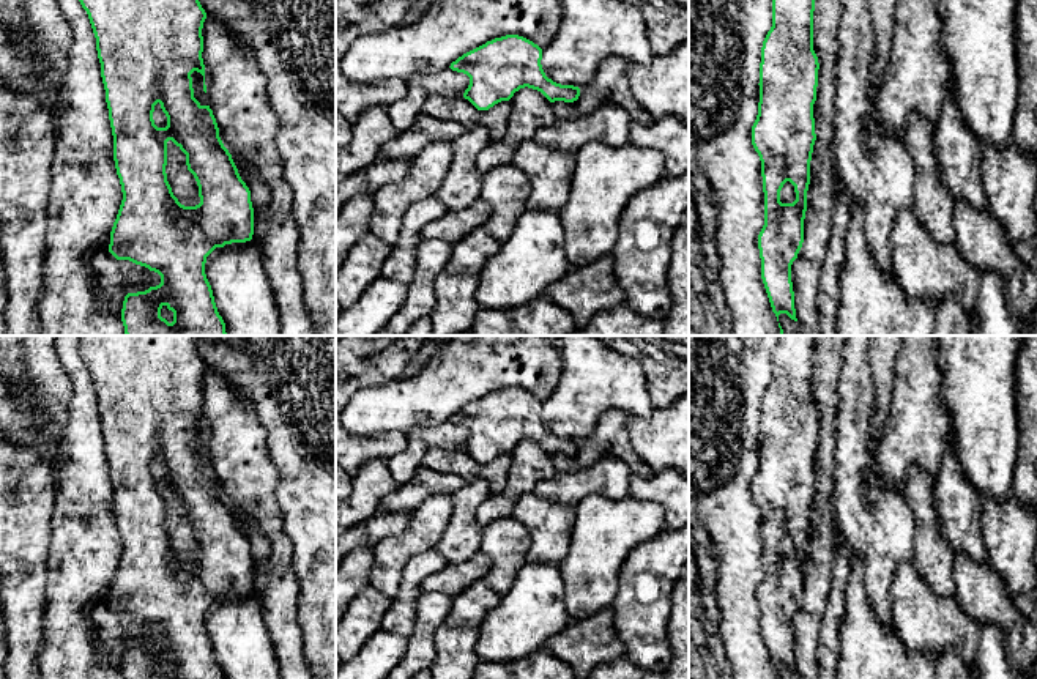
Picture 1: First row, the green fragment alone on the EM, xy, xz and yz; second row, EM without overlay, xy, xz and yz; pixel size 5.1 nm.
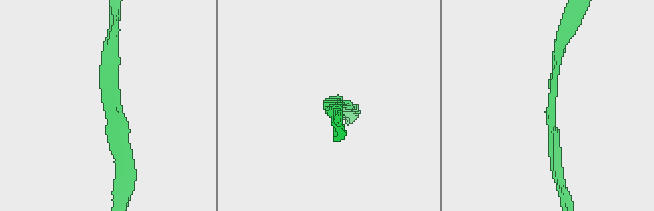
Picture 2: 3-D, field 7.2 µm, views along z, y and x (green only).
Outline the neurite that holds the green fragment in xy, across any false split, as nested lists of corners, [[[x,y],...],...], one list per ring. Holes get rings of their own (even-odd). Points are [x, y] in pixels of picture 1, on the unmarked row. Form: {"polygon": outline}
{"polygon": [[[80,336],[79,339],[79,354],[87,364],[95,391],[96,403],[101,416],[101,430],[106,443],[106,455],[109,462],[109,473],[113,488],[113,514],[117,528],[120,531],[123,553],[110,584],[109,605],[117,613],[129,613],[136,618],[145,619],[150,624],[154,624],[161,629],[161,636],[150,640],[145,644],[128,646],[123,654],[121,674],[123,679],[225,679],[222,670],[217,665],[211,638],[205,627],[206,610],[216,602],[224,600],[232,596],[246,596],[252,592],[254,588],[254,561],[251,555],[251,544],[246,536],[241,532],[238,521],[232,512],[232,507],[224,499],[219,490],[219,480],[213,463],[210,458],[202,458],[194,451],[192,430],[194,424],[203,429],[203,444],[206,446],[205,438],[205,417],[202,411],[203,405],[203,389],[202,381],[206,372],[206,365],[202,361],[197,350],[197,336]],[[161,457],[162,465],[167,469],[167,479],[158,480],[153,473],[154,458]],[[172,493],[184,507],[188,523],[194,528],[199,539],[200,556],[195,559],[184,559],[173,548],[172,540],[167,534],[165,518],[167,518],[167,495]]]}

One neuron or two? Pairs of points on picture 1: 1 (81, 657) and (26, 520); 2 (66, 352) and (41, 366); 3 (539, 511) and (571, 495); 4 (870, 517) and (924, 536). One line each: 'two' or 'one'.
1: two
2: two
3: two
4: two

